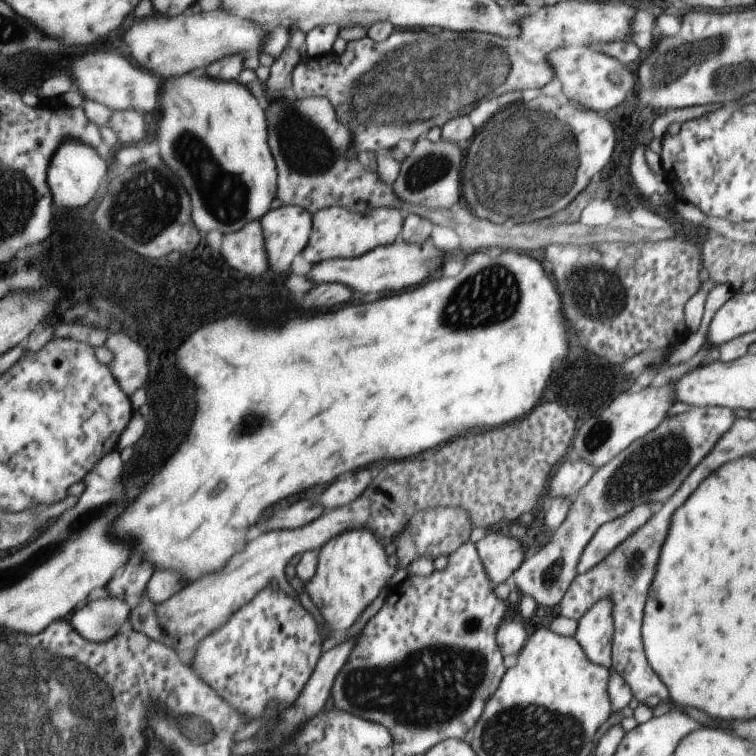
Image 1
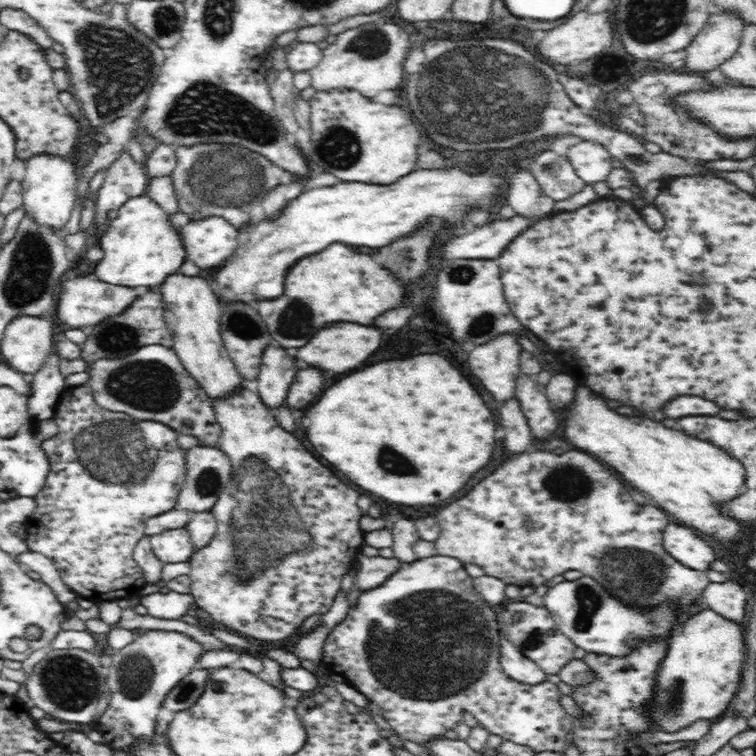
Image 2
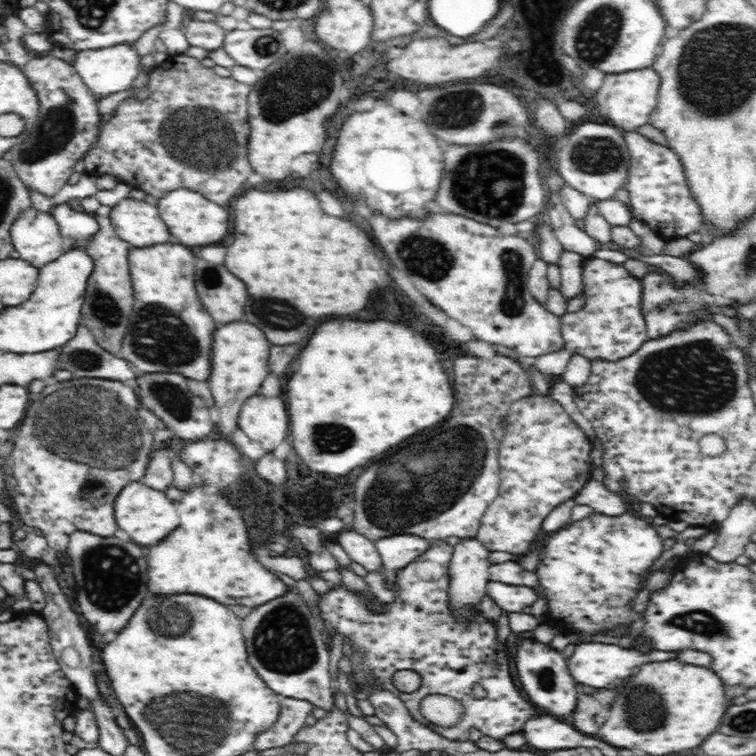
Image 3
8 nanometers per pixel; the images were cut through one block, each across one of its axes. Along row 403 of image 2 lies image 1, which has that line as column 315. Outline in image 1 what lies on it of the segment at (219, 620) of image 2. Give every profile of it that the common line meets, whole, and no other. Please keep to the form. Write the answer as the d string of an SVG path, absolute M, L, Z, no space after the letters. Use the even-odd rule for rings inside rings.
M332 206L312 213L312 232L308 244L301 252L309 264L324 260L348 259L364 255L375 247L391 244L401 236L407 212L402 208L379 207L365 213L351 212L348 208Z

